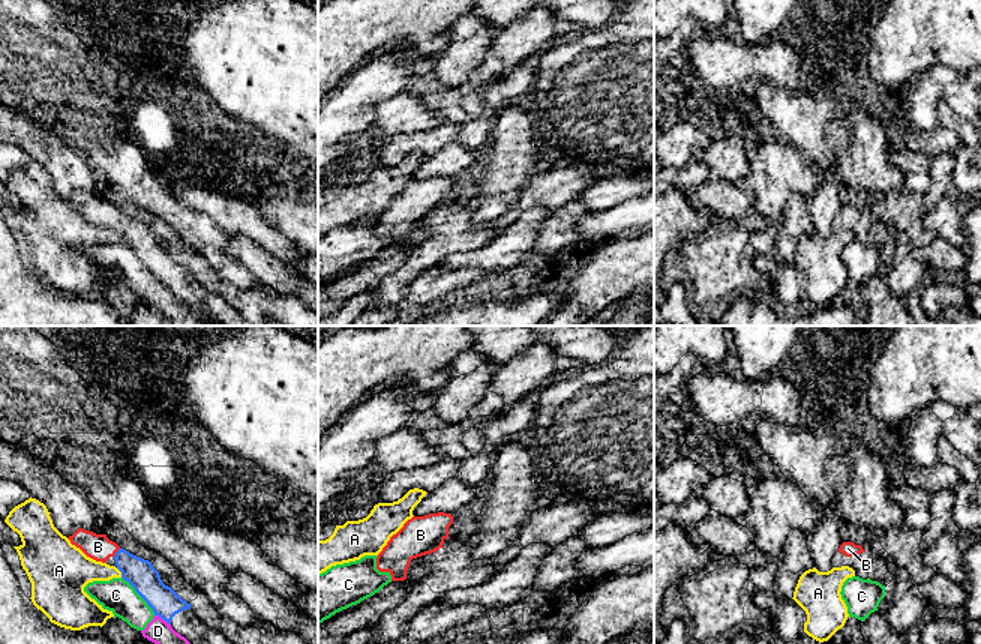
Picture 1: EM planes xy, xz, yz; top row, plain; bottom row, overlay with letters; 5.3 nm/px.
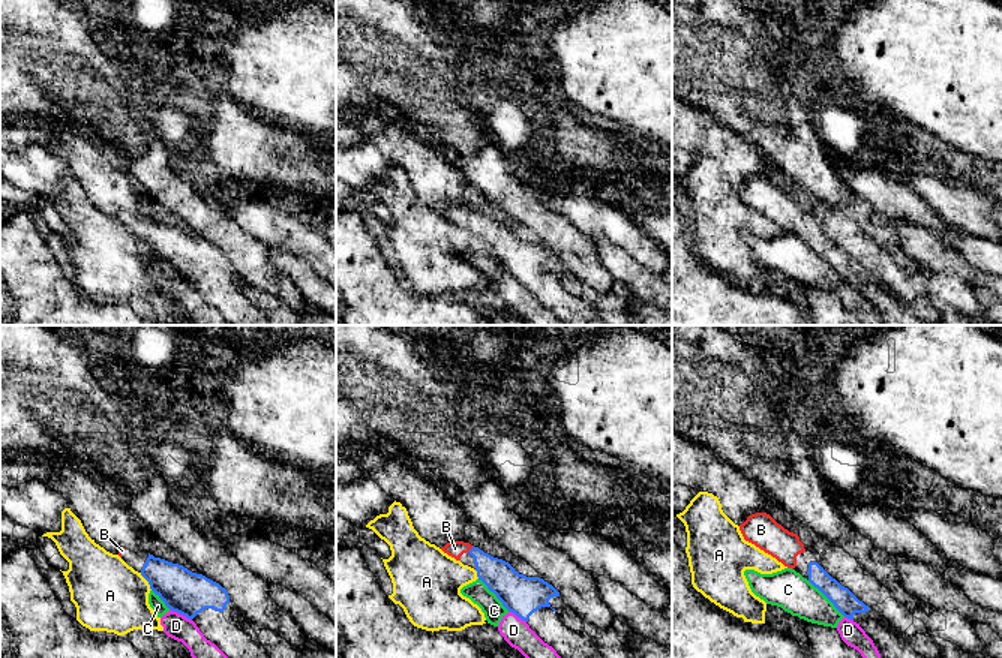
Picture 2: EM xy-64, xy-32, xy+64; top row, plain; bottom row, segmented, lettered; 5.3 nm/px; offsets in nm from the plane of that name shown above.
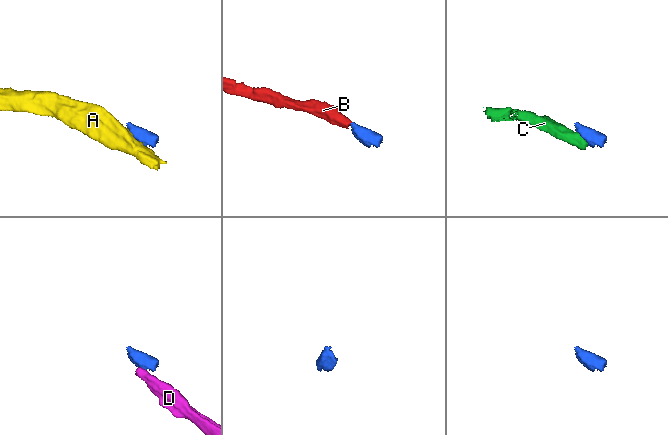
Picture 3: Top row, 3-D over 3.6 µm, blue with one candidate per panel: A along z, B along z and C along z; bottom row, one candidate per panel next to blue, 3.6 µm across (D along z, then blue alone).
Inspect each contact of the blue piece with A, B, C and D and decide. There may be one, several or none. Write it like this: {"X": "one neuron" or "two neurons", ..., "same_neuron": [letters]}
{"A": "two neurons", "B": "one neuron", "C": "two neurons", "D": "two neurons", "same_neuron": ["B"]}

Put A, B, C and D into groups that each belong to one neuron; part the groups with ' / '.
A / B / C D

